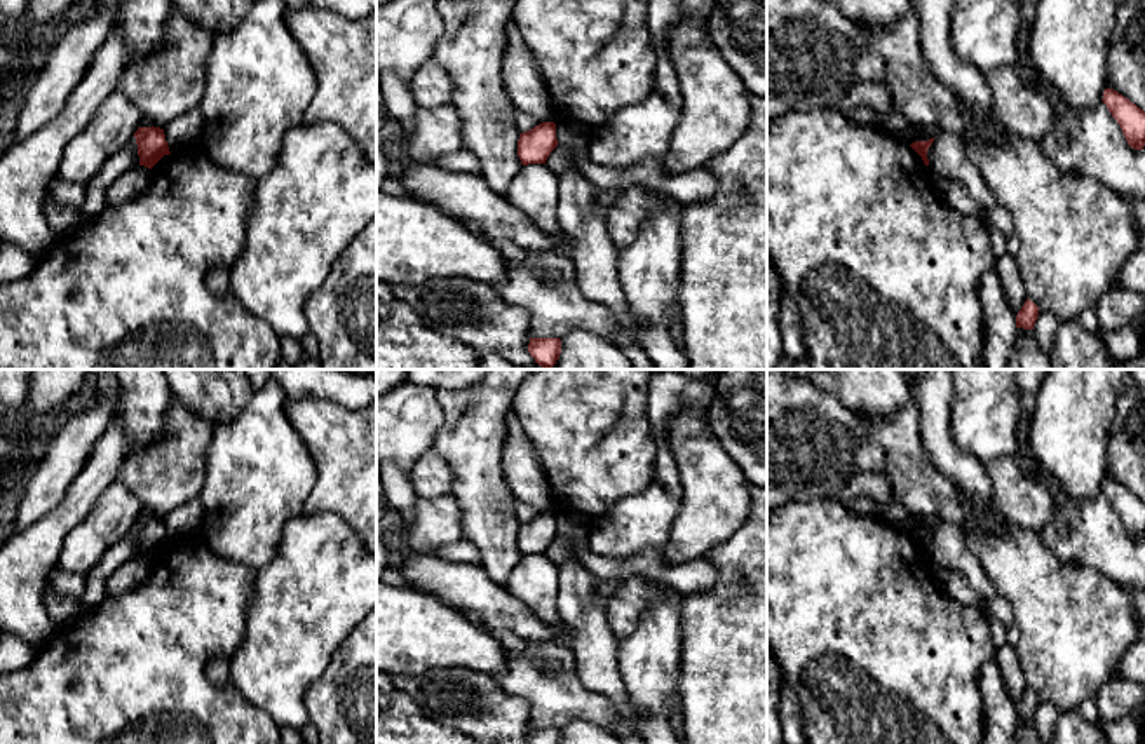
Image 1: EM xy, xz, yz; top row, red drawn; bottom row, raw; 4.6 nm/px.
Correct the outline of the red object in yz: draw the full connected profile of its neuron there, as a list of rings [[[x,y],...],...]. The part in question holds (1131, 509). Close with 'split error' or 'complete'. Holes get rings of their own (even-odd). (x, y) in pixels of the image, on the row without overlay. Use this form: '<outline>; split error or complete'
[[[1114,479],[1103,481],[1101,490],[1122,519],[1128,535],[1135,540],[1145,537],[1145,502]]]; complete

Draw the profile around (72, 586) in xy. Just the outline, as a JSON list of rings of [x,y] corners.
[[[58,565],[51,573],[51,587],[56,594],[78,601],[85,591],[85,577],[70,573]]]

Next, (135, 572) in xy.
[[[136,556],[117,568],[106,580],[106,598],[124,594],[141,585],[152,573],[152,561],[145,556]]]

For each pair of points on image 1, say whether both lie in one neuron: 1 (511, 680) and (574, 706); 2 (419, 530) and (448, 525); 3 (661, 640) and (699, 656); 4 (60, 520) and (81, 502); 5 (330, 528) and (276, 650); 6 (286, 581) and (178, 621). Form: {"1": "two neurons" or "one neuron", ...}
{"1": "one neuron", "2": "one neuron", "3": "two neurons", "4": "one neuron", "5": "one neuron", "6": "two neurons"}

